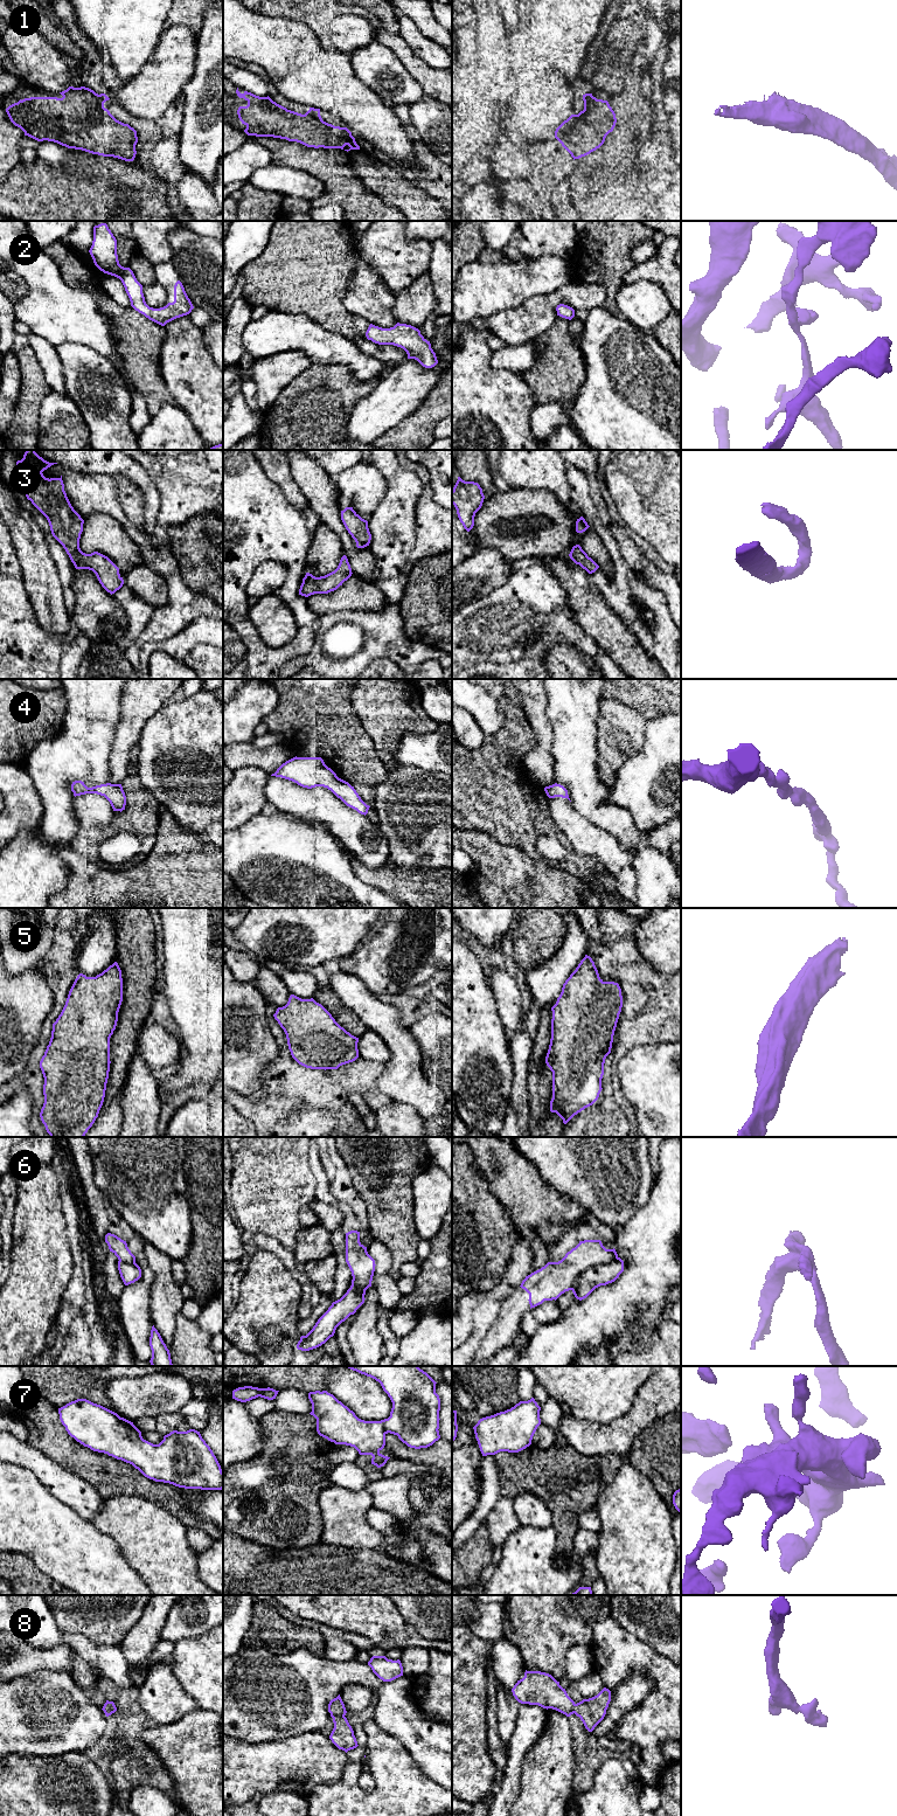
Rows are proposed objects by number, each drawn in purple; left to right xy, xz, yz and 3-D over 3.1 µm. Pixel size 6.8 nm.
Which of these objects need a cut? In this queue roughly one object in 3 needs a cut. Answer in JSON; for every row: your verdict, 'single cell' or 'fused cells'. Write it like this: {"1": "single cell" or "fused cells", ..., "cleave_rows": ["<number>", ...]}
{"1": "single cell", "2": "single cell", "3": "single cell", "4": "single cell", "5": "single cell", "6": "fused cells", "7": "single cell", "8": "single cell", "cleave_rows": ["6"]}

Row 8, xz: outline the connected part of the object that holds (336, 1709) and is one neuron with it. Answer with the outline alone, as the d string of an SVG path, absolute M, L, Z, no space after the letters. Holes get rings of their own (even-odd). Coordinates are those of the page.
M340 1694L329 1701L328 1712L334 1723L334 1728L329 1735L332 1742L346 1753L356 1748L359 1745L352 1726L345 1717L347 1711Z

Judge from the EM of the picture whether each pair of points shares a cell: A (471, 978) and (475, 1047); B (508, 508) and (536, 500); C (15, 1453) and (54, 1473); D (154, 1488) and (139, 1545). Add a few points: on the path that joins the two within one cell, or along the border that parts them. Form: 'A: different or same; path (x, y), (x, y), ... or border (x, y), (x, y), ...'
A: same; path (474, 996), (474, 1030)
B: same; path (515, 508), (529, 507)
C: same; path (25, 1455), (44, 1469)
D: different; border (124, 1495), (144, 1497), (174, 1516)

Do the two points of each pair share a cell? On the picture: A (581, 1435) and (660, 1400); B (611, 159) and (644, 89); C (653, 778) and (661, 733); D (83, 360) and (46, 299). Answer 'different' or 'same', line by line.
A: same
B: same
C: same
D: different

